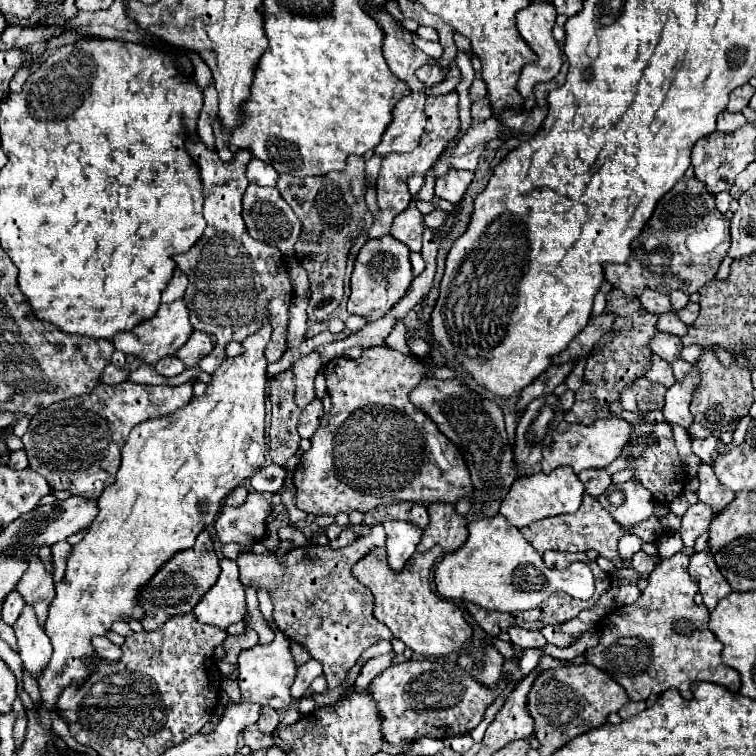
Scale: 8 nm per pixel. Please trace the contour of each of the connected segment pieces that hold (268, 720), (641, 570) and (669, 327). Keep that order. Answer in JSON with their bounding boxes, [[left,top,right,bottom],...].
[[257,708,279,732],[631,550,659,576],[657,312,687,336]]

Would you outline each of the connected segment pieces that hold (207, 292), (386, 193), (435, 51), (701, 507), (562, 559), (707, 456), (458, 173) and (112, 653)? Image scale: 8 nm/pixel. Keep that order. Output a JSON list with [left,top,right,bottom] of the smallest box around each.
[[177,144,293,372],[367,94,459,238],[413,36,444,59],[679,502,713,548],[543,552,585,570],[693,434,717,462],[435,168,473,202],[93,636,123,660]]

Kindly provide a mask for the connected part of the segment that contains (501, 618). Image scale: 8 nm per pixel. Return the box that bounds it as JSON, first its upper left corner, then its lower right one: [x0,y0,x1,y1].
[465,602,513,636]

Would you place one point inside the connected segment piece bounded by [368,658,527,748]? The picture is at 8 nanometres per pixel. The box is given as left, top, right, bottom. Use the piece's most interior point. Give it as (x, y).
(415, 698)

